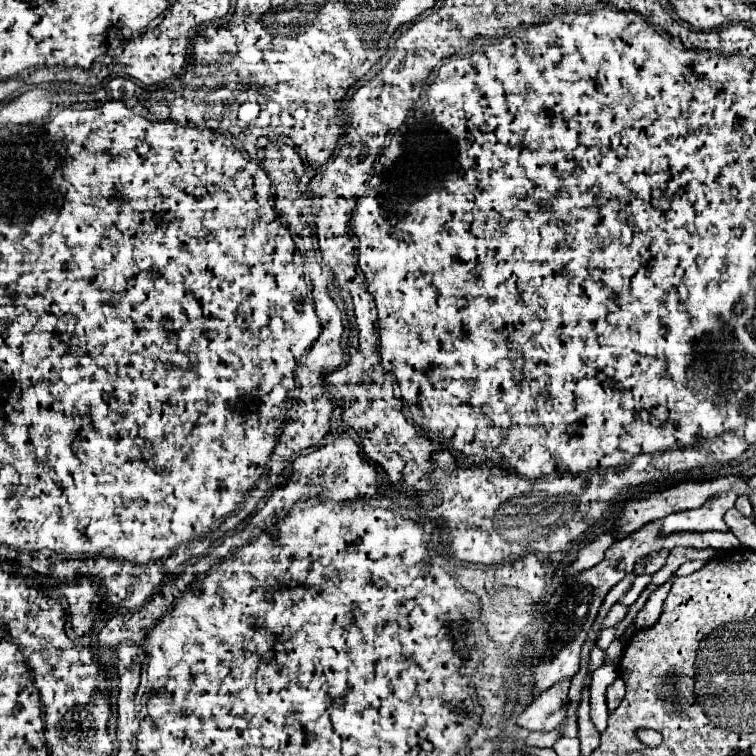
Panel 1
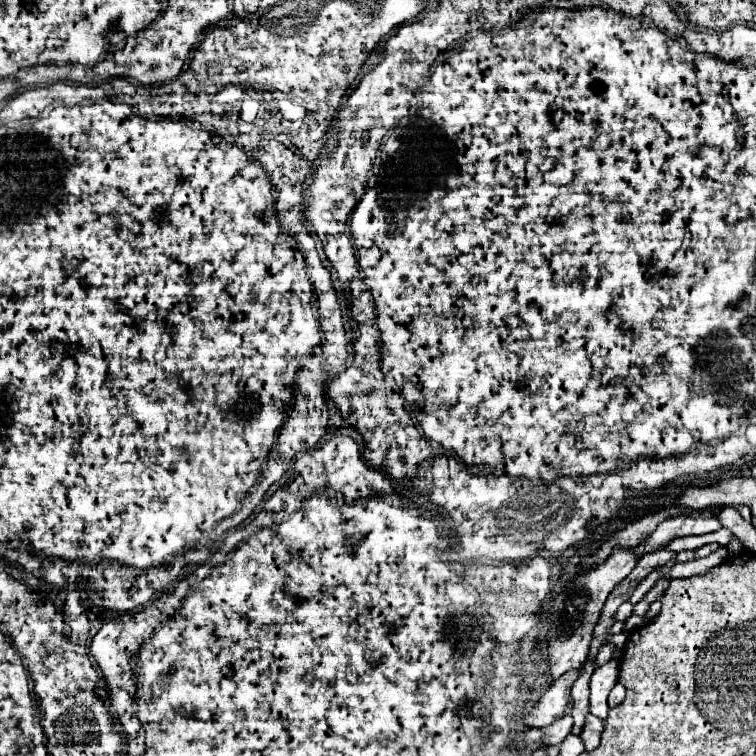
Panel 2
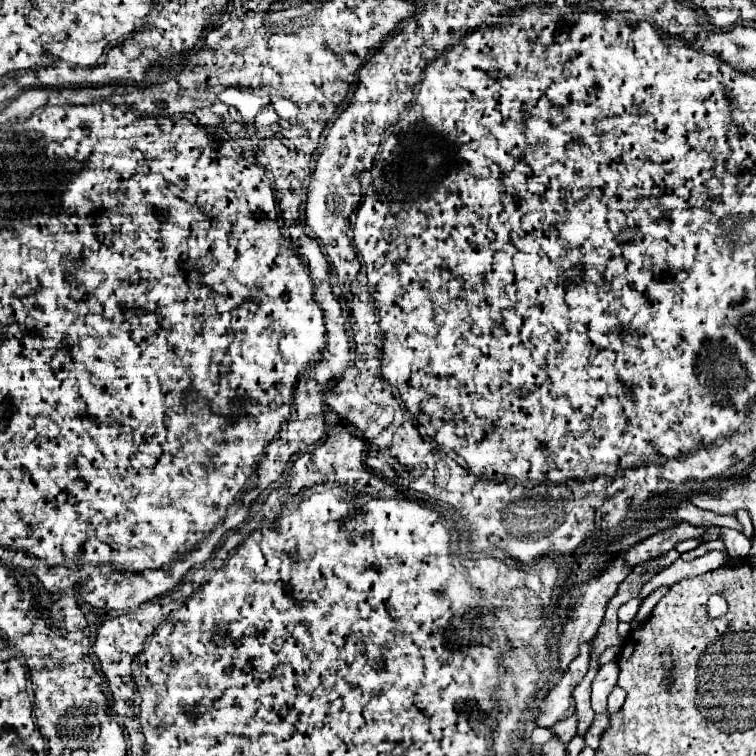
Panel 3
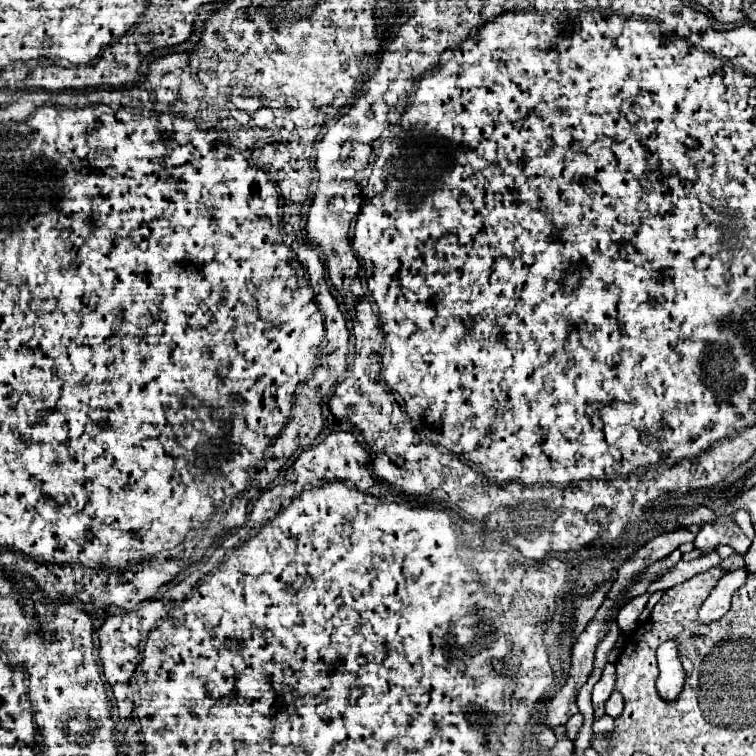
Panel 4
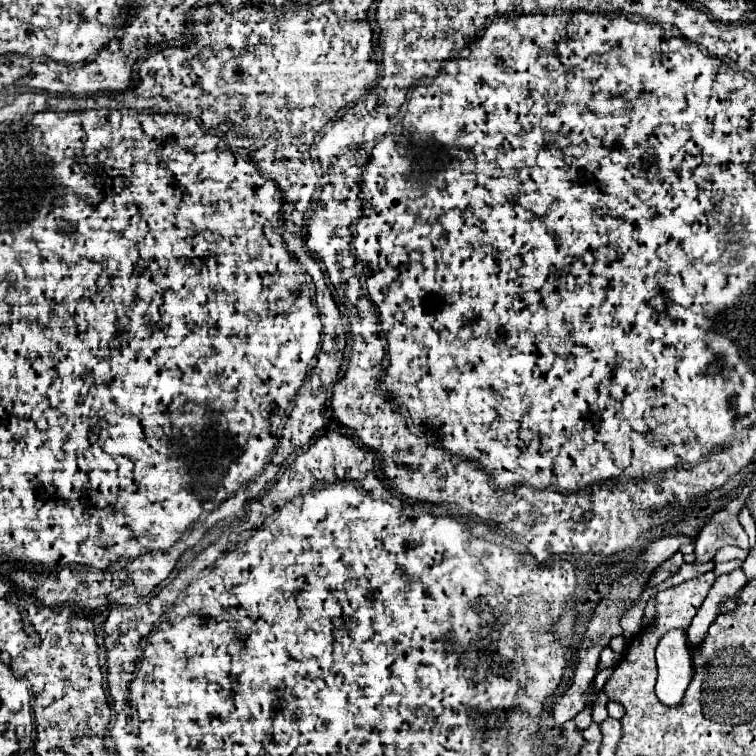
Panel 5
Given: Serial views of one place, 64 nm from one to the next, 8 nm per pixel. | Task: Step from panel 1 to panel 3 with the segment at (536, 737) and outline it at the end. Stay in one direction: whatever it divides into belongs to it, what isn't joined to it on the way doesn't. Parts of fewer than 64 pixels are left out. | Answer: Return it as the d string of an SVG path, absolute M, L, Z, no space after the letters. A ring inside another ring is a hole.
M568 716L564 722L558 722L556 726L550 726L548 730L554 734L554 736L558 736L562 742L568 742L570 738L574 738L576 736L576 716Z

